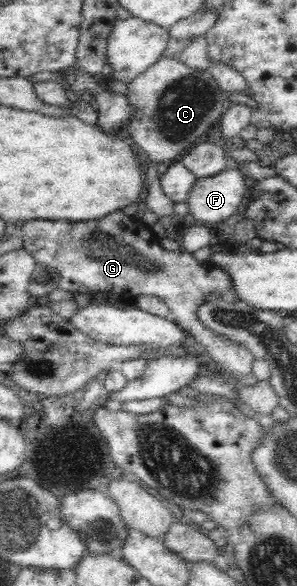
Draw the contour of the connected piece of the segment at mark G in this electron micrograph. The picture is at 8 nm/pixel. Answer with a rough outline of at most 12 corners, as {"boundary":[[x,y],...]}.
{"boundary":[[139,215],[33,219],[34,301],[52,289],[161,298],[230,379],[253,354],[202,325],[235,299],[211,261],[162,249]]}

